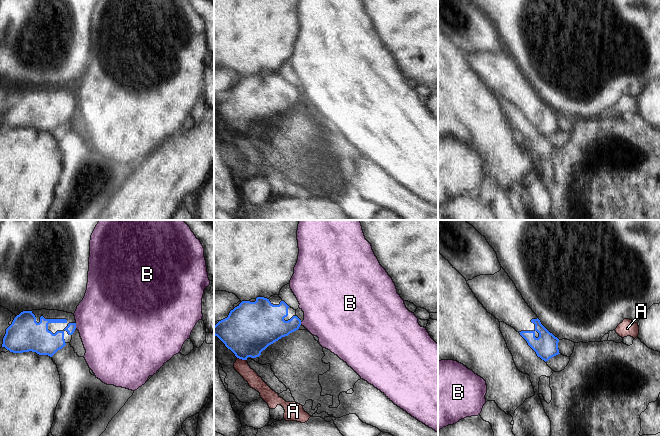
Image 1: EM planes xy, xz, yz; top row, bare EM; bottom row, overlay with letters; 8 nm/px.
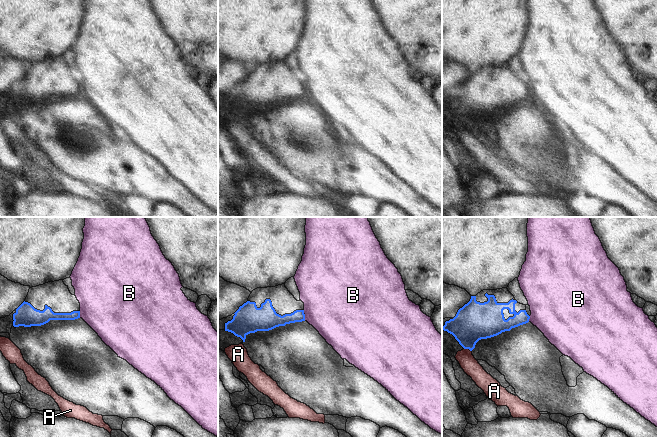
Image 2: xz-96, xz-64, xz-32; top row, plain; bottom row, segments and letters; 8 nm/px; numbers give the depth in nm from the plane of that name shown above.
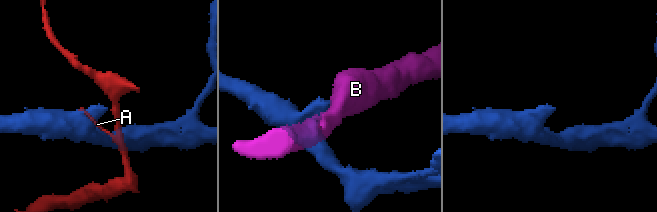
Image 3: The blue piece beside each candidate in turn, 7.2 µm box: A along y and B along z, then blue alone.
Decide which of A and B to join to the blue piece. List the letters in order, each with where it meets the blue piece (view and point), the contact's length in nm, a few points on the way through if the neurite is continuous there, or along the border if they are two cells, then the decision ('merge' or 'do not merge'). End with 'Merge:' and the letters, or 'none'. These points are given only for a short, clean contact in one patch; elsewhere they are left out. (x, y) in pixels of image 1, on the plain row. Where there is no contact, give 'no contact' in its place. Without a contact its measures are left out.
A: xz (241, 134) | 80 nm | along xz (237, 133), (245, 136) | do not merge
B: xy (75, 102) | 50 nm | along xy (75, 99), (76, 104) | do not merge
Merge: none

